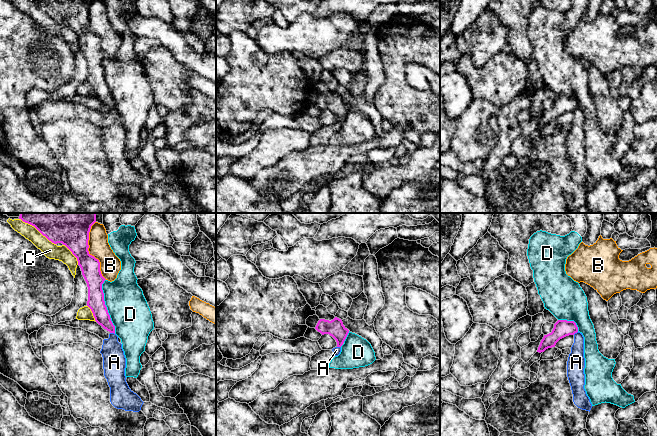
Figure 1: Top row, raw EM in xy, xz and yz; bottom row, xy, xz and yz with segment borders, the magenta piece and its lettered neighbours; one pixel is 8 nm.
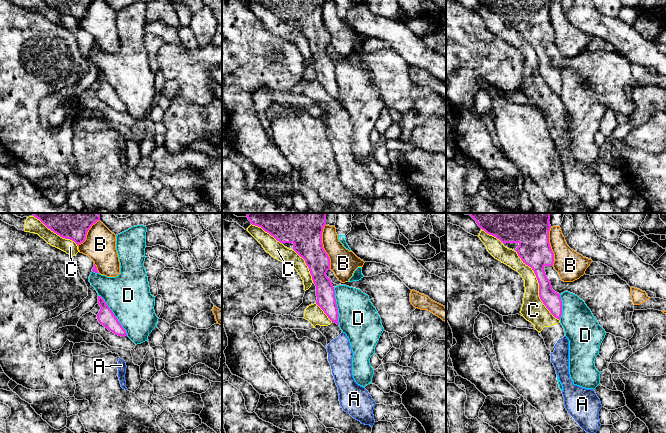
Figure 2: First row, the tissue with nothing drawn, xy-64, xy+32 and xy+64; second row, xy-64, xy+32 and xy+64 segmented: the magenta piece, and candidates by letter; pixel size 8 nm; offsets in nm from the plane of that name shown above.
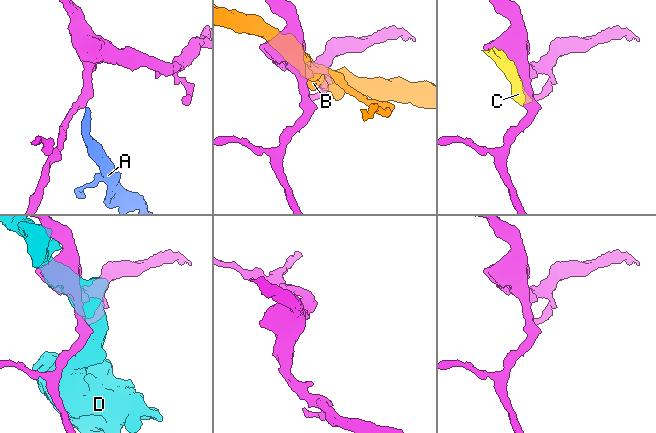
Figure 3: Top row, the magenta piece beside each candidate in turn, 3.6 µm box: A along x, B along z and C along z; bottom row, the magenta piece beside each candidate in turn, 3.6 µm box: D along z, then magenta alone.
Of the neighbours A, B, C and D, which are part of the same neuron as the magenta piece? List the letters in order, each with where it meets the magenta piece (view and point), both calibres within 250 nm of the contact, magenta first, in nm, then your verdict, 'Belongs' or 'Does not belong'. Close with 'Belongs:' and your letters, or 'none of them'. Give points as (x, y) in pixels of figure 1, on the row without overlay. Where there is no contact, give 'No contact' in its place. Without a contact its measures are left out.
A: Touches magenta at xy (112, 108). Thickness 130 nm (magenta) against 190 nm. Does not belong
B: Touches magenta at xy (88, 29). Thickness 220 nm (magenta) against 170 nm. Does not belong
C: Touches magenta at xy (42, 10). Thickness 200 nm (magenta) against 120 nm. Does not belong
D: Touches magenta at xy (105, 82). Thickness 140 nm (magenta) against 320 nm. Does not belong
Belongs: none of them

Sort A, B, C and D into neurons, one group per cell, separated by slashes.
A C / B / D

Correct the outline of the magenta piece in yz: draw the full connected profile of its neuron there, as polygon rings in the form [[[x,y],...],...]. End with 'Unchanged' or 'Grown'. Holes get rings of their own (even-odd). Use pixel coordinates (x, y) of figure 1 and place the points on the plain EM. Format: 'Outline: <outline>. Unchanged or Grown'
Outline: [[[558,96],[554,100],[551,109],[544,111],[540,118],[537,128],[544,128],[548,124],[555,123],[556,119],[569,111],[574,111],[578,108],[578,103],[574,97]]]. Unchanged

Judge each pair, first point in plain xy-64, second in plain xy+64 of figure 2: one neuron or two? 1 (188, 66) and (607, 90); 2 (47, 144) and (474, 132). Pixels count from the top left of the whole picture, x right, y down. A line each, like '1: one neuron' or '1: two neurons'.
1: one neuron
2: one neuron

